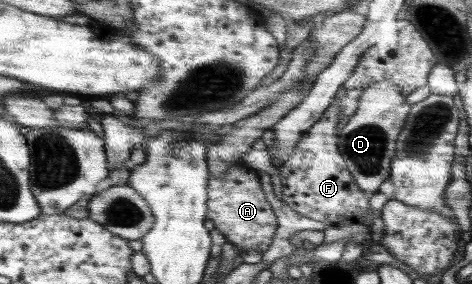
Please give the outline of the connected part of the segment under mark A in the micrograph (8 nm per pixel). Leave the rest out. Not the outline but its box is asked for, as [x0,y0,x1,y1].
[206,163,277,252]

